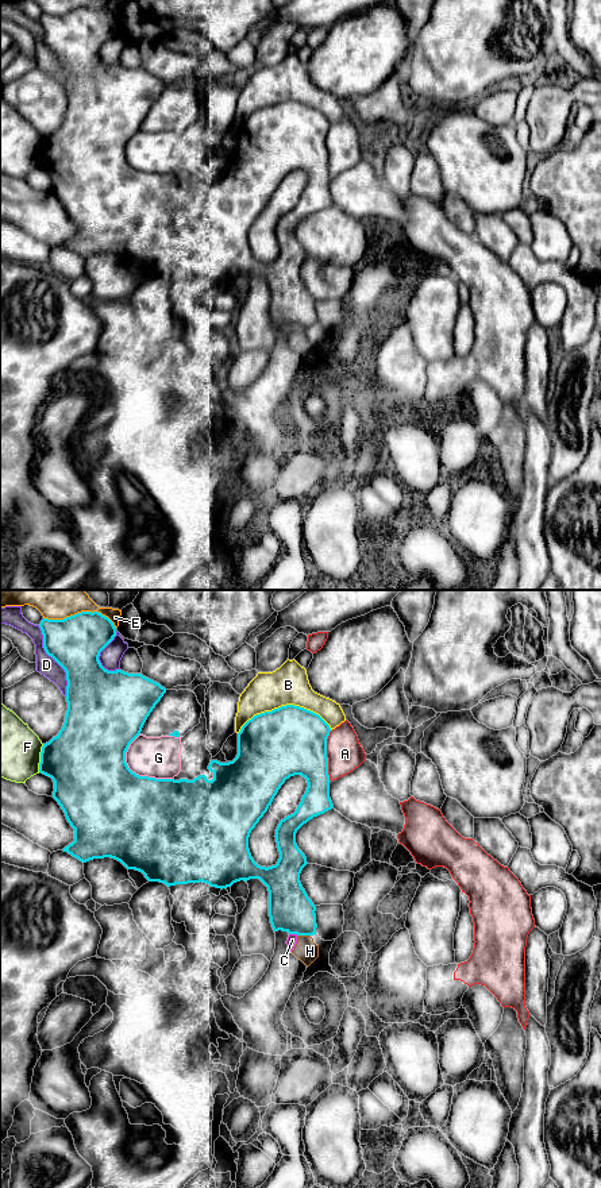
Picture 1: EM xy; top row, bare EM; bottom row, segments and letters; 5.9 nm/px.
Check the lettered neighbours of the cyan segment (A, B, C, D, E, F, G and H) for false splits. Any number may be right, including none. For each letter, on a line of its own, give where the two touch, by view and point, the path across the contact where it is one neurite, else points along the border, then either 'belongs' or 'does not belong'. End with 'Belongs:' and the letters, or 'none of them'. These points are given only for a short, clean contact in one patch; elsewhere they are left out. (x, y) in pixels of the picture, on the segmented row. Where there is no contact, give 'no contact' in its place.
A: xy (326, 756) | does not belong
B: xy (282, 706) | does not belong
C: xy (293, 933) | does not belong
D: xy (54, 659) | does not belong
E: xy (81, 612) | does not belong
F: xy (41, 758) | does not belong
G: xy (134, 772) | does not belong
H: xy (304, 934) | along xy (297, 934), (309, 936) | does not belong
Belongs: none of them

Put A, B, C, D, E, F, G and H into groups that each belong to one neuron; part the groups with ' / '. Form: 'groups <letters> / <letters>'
groups A / B / C H / D / E / F / G

